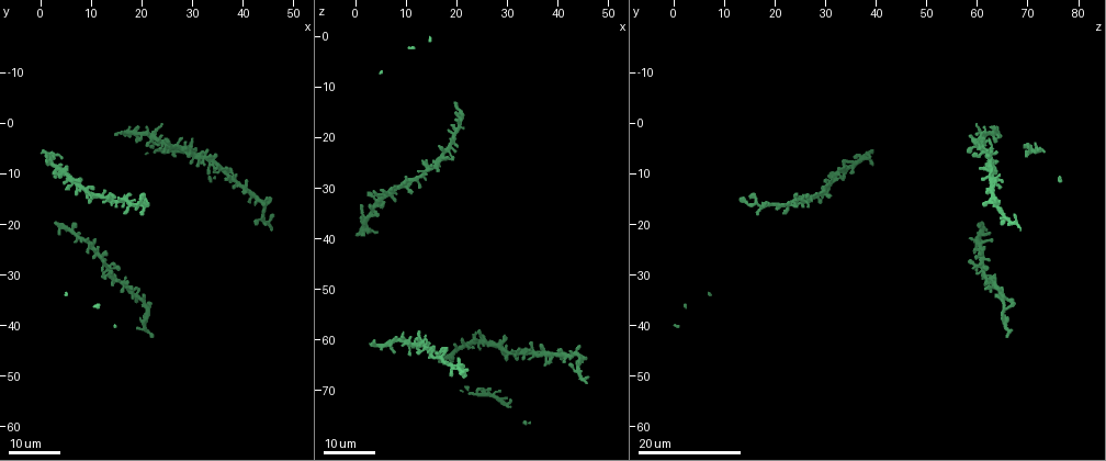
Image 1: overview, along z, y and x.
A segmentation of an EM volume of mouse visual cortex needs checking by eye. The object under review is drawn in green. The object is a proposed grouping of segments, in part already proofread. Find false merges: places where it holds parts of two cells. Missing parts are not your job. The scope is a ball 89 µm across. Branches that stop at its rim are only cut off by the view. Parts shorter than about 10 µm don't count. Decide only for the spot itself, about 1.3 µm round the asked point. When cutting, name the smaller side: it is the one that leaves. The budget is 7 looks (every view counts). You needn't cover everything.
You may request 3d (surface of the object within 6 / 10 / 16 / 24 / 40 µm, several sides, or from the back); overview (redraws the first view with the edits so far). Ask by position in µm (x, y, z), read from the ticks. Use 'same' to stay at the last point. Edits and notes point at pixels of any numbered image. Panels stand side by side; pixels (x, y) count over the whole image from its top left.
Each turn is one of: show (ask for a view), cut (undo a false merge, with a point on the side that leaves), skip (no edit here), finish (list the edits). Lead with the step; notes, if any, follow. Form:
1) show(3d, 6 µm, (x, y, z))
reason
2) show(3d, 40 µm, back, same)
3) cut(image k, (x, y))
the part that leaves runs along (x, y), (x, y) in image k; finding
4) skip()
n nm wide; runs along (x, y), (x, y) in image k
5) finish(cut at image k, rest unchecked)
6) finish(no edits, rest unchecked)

show(3d, 24 µm, (20.0, 16.5, 17.0))
sudden change in width

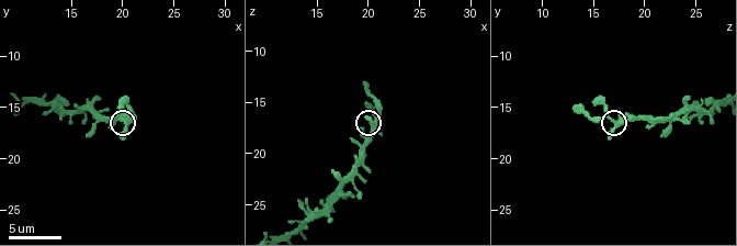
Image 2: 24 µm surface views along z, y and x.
show(3d, 10 µm, (20.2, 17.0, 17.0))
zoom in

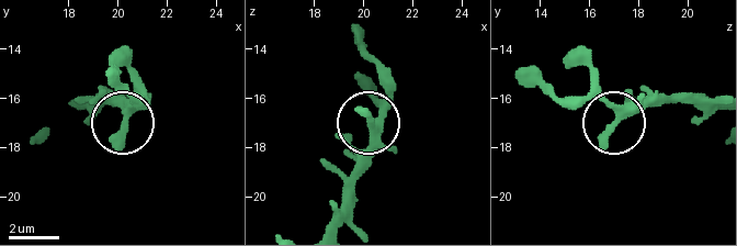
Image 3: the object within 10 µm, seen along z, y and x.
skip()
4 arms; all the same cell

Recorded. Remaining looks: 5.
show(3d, 24 µm, (11.0, 14.5, 29.0))
narrows sharply

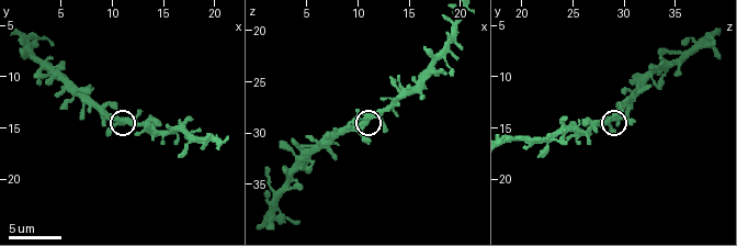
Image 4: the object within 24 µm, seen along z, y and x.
show(3d, 10 µm, (10.8, 14.2, 29.0))

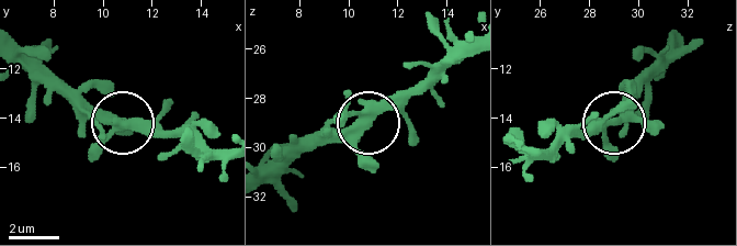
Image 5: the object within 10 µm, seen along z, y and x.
skip()
runs along (263, 182), (314, 147), (364, 130), (431, 69) in image 5; all the same cell

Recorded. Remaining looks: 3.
show(3d, 24 µm, (14.5, 30.5, 62.5))
sudden change in width

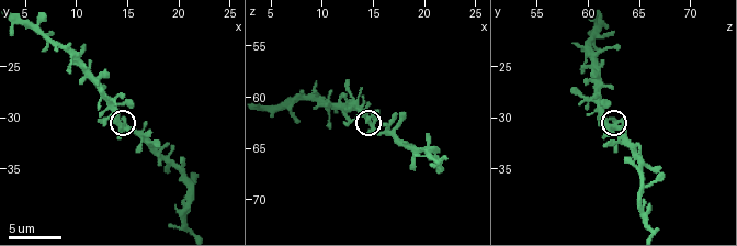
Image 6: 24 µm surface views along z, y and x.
show(3d, 10 µm, (14.6, 31.0, 61.8))
zoom in

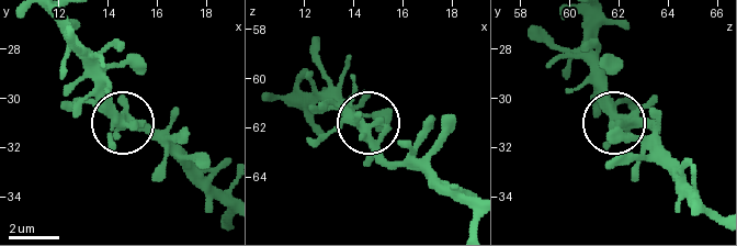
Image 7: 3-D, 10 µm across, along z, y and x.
skip()
5 arms; one cell here

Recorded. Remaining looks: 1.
finish(no edits, rest unchecked)

